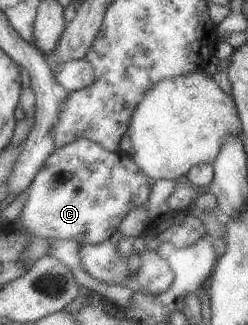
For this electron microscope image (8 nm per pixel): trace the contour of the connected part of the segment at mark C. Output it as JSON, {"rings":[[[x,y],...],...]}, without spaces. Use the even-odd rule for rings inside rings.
{"rings":[[[79,138],[57,148],[32,179],[28,199],[16,222],[19,226],[18,231],[44,240],[73,240],[82,247],[102,244],[111,239],[110,236],[119,228],[123,216],[138,205],[148,204],[151,192],[148,177],[129,153],[121,150],[112,152],[89,138]]]}

